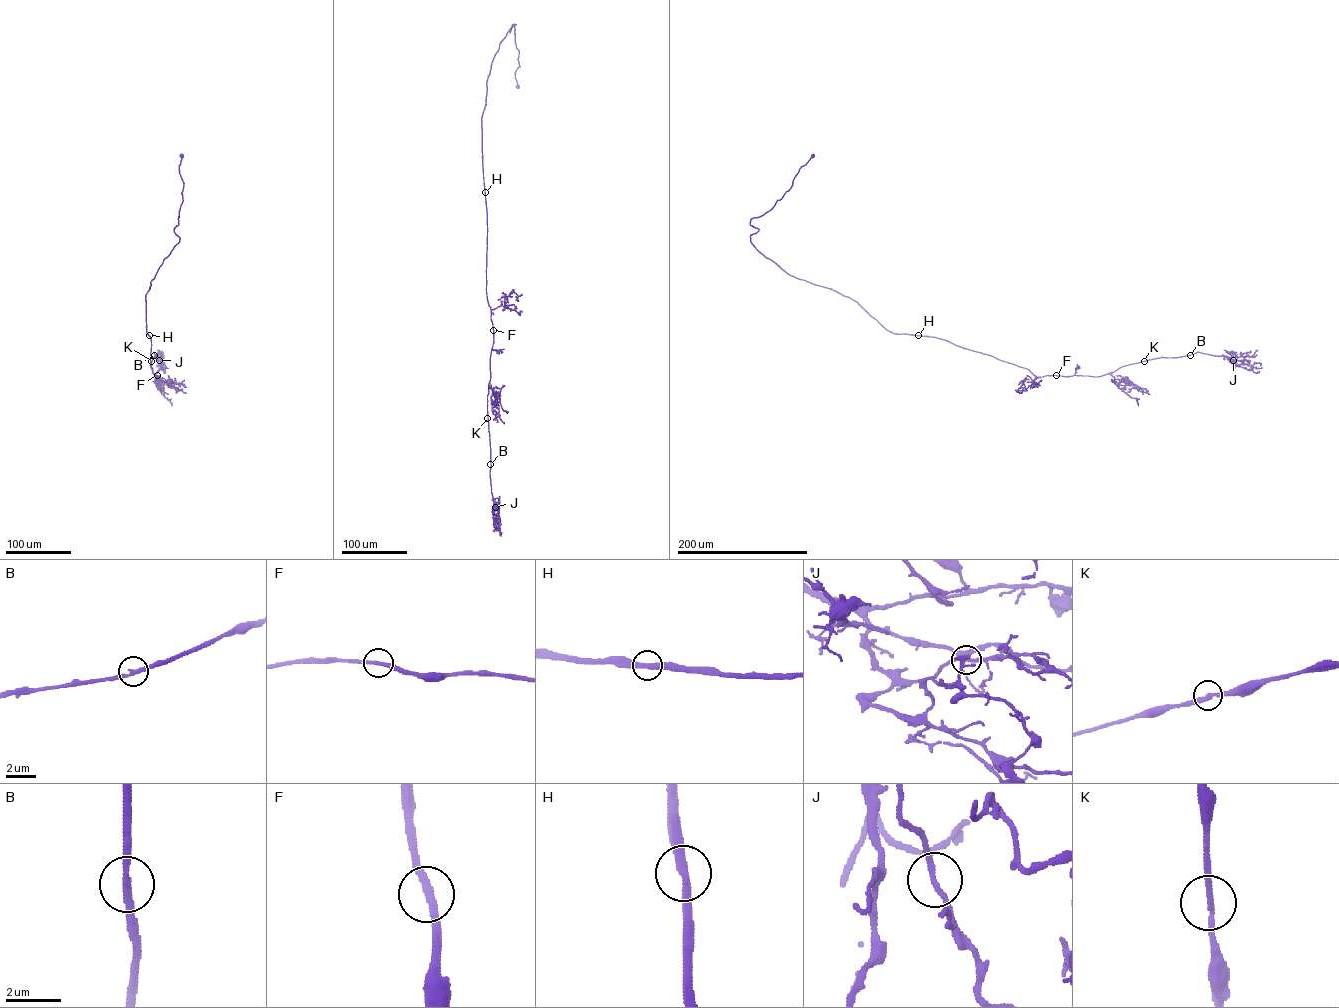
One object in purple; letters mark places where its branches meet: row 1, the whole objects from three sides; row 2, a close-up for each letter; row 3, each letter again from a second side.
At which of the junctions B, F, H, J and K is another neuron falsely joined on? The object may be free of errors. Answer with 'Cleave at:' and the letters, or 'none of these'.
Cleave at: none of these

